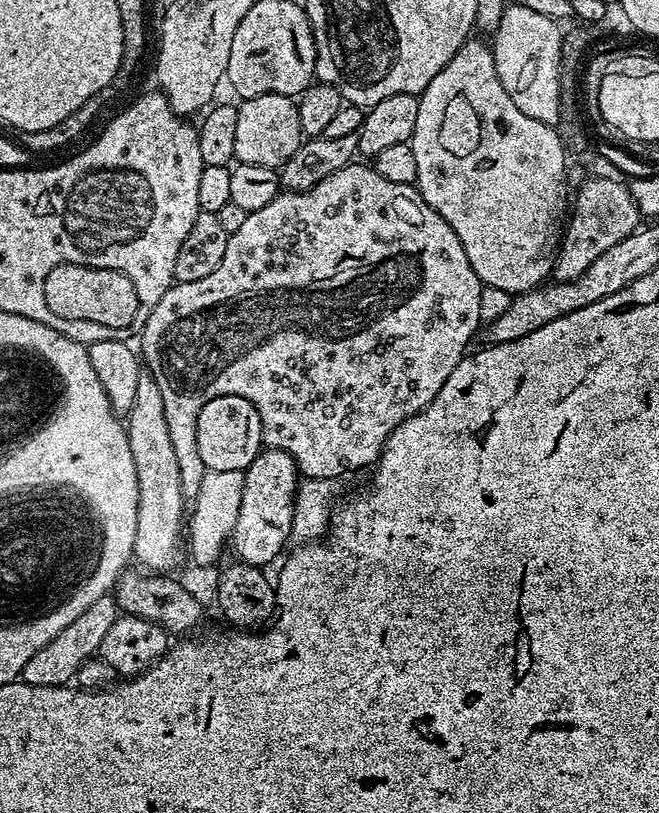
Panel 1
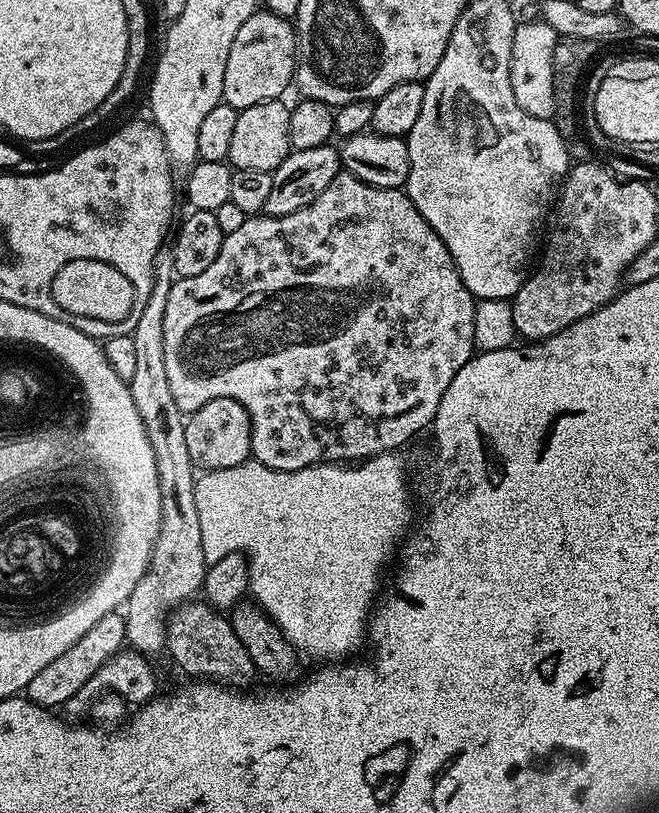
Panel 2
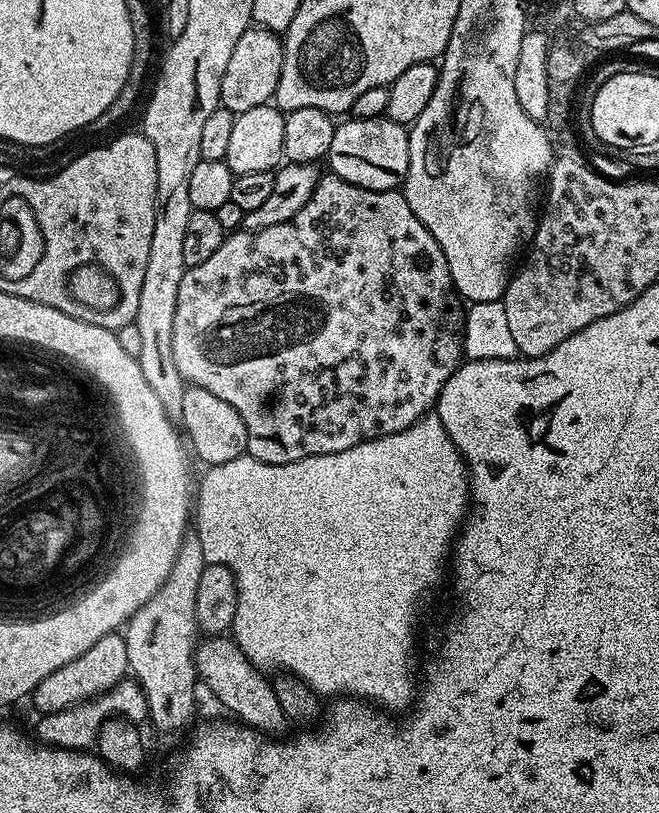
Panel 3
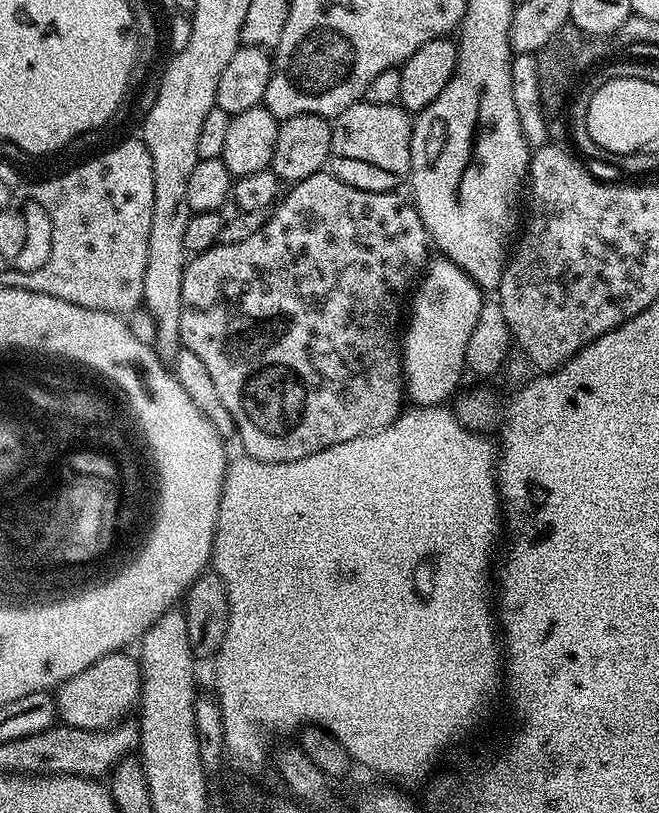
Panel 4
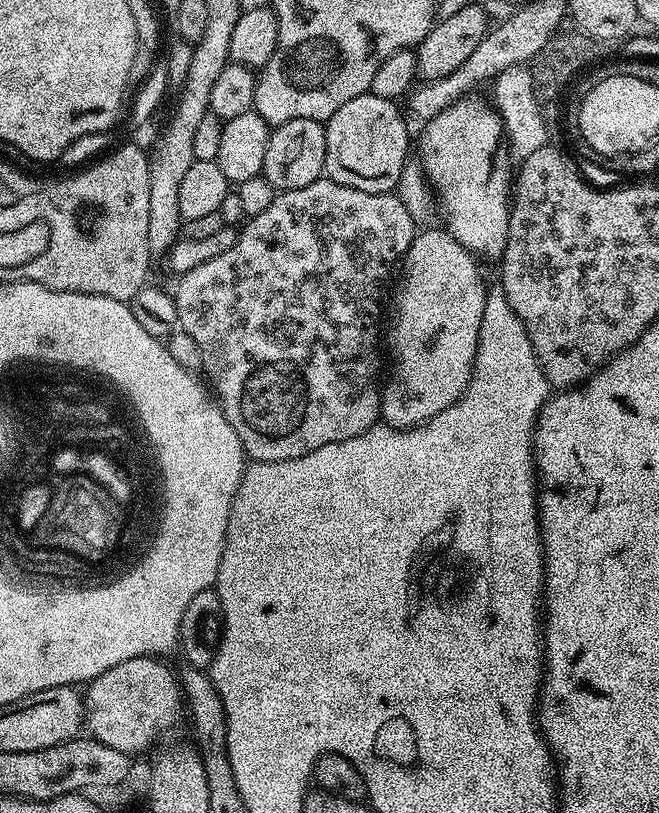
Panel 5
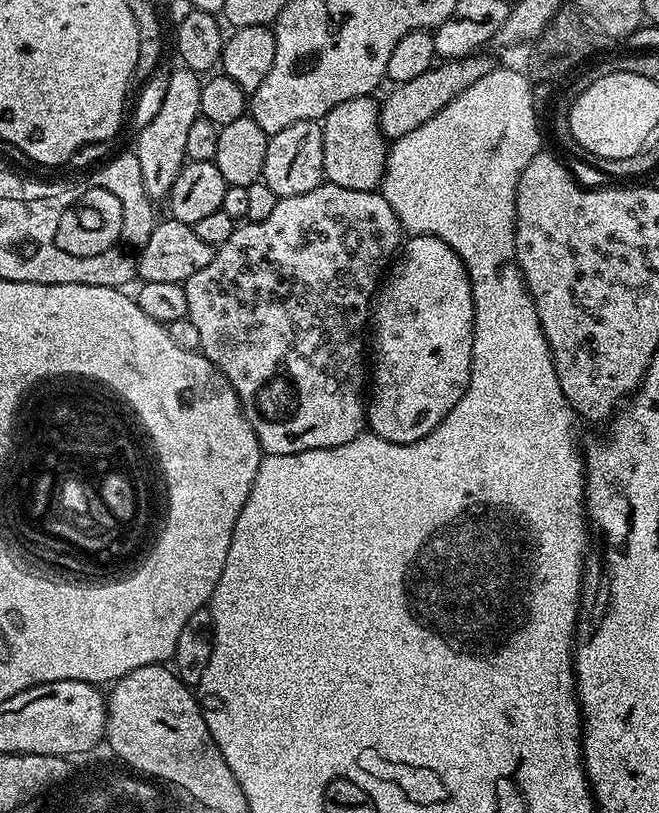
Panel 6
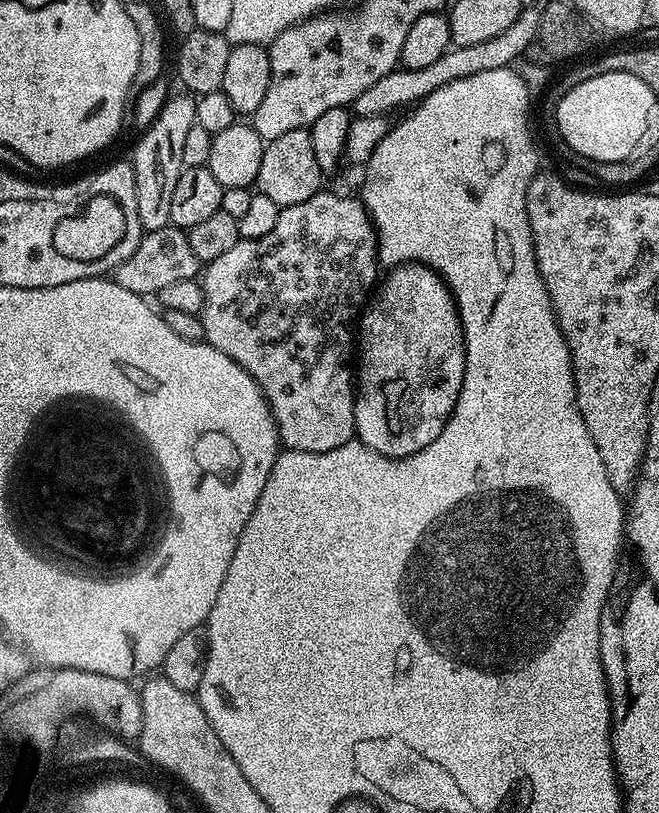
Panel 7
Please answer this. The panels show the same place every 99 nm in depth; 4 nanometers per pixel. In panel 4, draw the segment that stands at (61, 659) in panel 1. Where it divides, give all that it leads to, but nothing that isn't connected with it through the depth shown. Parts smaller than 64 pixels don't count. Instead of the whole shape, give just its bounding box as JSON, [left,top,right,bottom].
[55,651,140,730]

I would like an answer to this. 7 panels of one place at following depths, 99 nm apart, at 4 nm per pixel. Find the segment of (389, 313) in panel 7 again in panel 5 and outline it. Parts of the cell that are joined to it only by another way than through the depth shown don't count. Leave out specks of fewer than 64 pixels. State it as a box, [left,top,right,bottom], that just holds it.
[380,227,490,430]

